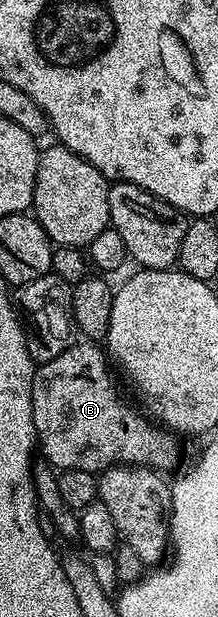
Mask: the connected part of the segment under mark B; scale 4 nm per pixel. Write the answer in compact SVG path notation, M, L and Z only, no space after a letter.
M93 341L74 342L59 357L36 368L33 424L40 454L50 466L61 471L100 473L114 465L144 465L154 469L171 466L177 459L178 440L117 399L117 387L109 372L110 360L97 347L100 346Z

